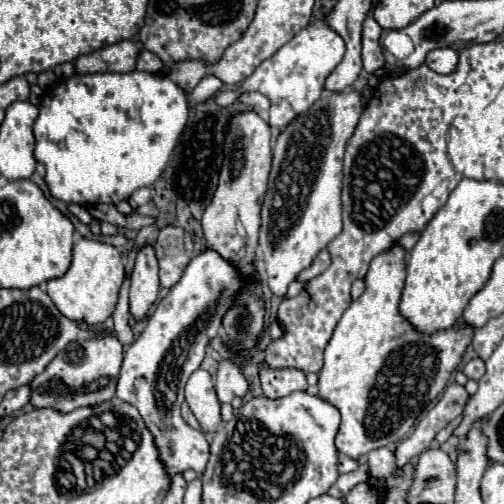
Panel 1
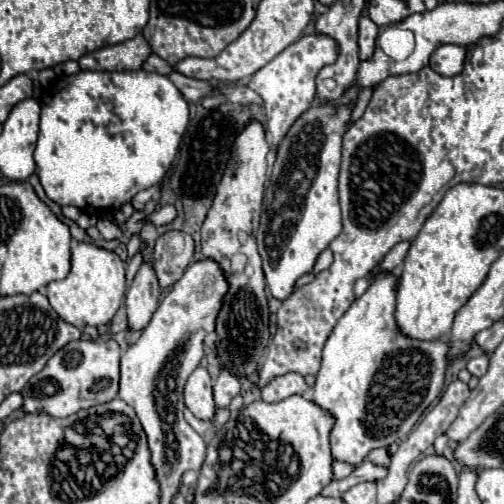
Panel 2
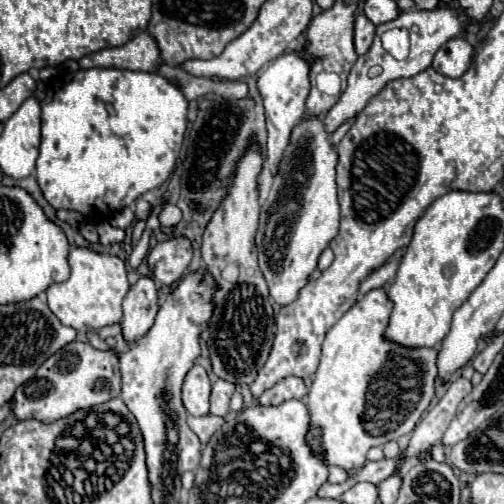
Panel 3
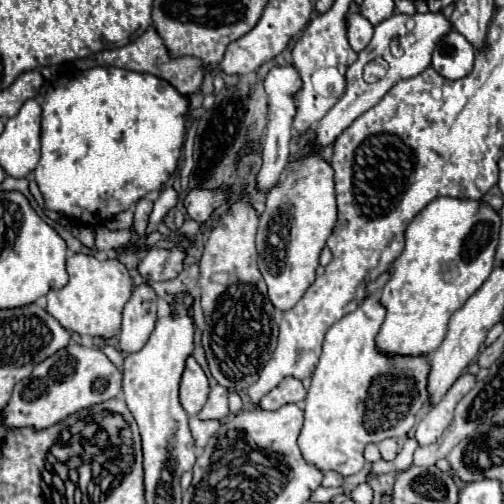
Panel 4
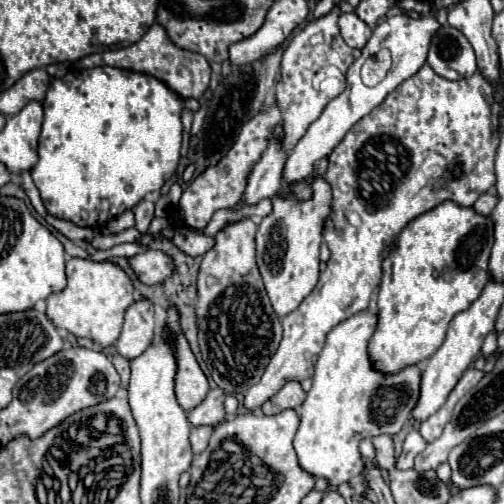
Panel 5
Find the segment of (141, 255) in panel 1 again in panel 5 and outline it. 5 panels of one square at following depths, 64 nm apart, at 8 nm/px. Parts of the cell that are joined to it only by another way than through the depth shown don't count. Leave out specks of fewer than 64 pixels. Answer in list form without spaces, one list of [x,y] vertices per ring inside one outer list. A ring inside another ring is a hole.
[[[148,298],[136,300],[124,316],[124,328],[116,342],[116,352],[126,360],[132,360],[148,348],[154,338],[154,306]]]

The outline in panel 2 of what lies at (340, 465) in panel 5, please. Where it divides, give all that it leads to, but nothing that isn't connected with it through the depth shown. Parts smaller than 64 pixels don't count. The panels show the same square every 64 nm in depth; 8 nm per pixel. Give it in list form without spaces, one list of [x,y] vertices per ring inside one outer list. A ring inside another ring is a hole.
[[[372,272],[370,288],[352,302],[346,314],[334,326],[330,338],[324,344],[322,368],[316,374],[314,402],[336,416],[336,428],[332,430],[330,444],[332,456],[358,466],[366,454],[374,448],[386,448],[392,442],[400,442],[412,426],[418,422],[422,412],[438,398],[444,388],[446,368],[450,366],[450,346],[446,340],[414,340],[398,330],[396,312],[396,286],[398,276],[394,272]]]

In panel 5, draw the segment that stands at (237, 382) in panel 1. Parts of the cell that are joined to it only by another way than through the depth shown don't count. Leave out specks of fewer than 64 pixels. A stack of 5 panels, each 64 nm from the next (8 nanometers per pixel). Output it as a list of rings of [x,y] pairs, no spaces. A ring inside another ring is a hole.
[[[214,388],[208,392],[206,400],[196,406],[192,412],[188,412],[188,420],[190,424],[194,426],[200,426],[200,424],[210,424],[210,426],[216,426],[220,422],[224,422],[224,392],[220,388]]]

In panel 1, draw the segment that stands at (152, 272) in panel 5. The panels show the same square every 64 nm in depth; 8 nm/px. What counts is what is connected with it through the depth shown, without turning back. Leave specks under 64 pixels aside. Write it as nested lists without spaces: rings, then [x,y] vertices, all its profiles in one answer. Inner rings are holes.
[[[164,226],[160,230],[154,250],[160,264],[160,284],[164,288],[170,288],[178,282],[178,274],[182,274],[182,268],[188,264],[192,248],[192,236],[186,230],[178,226]],[[164,270],[172,270],[170,280],[164,278]]]

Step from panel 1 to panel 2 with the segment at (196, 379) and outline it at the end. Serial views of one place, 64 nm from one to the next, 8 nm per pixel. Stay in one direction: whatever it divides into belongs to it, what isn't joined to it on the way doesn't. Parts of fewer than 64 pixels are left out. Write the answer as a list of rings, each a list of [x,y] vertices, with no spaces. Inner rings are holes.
[[[198,366],[186,382],[184,400],[190,412],[200,420],[212,420],[216,414],[214,398],[212,398],[212,378],[206,368]]]

